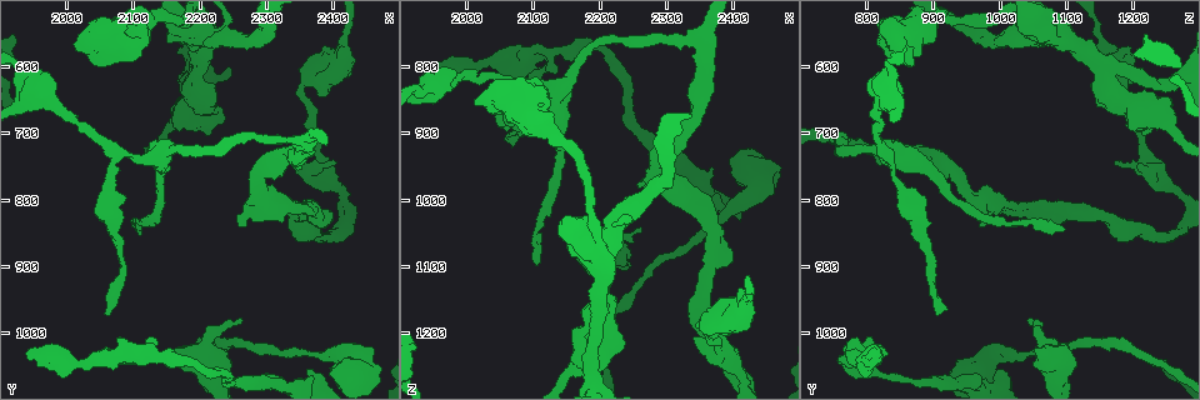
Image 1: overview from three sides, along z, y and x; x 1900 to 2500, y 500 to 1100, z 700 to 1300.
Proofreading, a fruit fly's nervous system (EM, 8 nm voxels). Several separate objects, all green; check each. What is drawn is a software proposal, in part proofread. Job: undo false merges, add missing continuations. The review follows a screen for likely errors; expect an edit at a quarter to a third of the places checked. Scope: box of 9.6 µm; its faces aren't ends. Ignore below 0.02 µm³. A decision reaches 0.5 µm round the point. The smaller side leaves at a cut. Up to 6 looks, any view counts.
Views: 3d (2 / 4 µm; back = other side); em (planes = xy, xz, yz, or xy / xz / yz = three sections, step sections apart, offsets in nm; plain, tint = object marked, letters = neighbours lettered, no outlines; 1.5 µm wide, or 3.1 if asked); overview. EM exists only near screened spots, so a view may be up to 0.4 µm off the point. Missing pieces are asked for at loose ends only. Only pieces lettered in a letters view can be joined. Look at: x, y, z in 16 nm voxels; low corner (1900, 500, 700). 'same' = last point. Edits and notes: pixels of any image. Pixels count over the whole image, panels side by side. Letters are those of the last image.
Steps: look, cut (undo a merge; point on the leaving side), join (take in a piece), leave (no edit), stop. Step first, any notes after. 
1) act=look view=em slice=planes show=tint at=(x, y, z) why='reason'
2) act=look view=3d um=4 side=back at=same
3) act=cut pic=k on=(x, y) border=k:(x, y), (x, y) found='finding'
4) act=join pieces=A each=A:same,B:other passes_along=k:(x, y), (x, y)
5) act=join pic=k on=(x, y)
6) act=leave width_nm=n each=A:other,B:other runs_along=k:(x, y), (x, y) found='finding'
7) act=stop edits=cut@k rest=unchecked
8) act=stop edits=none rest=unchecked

act=look view=3d um=4 at=(2265, 835, 970)

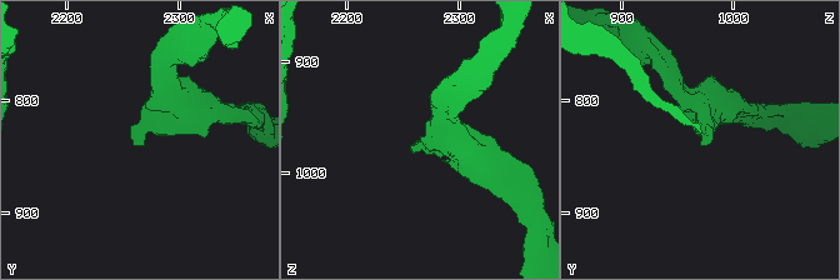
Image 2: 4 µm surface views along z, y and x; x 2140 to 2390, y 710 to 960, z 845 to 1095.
act=look view=em slice=planes show=letters at=(2268, 842, 970) why='shape alone is not enough'

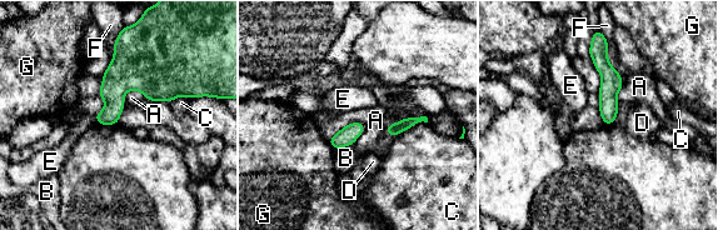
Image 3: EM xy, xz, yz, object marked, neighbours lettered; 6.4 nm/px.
act=leave each=A:other,B:other,C:other,D:other,E:other,F:other,G:other runs_along=3:(592, 53), (608, 73), (607, 121) found='none of them fits'

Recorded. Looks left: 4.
act=look view=em slice=xz step=8 show=plain at=(2410, 750, 1180) why='an open end'

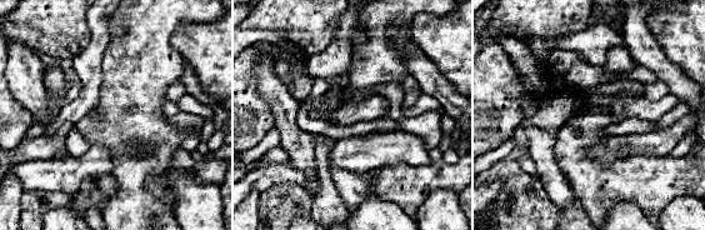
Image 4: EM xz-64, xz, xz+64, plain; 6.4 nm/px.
act=look view=em slice=xz step=8 show=letters at=same why='see the neighbours'

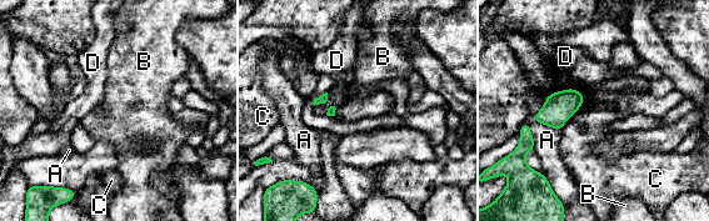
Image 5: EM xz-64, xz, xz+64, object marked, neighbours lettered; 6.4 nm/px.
act=leave each=A:other,B:other,C:other,D:other border=5:(574, 88), (584, 101), (560, 129) found='no lettered piece goes on from it'

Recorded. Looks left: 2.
act=look view=em slice=planes show=letters at=(1935, 1035, 805) why='free end'

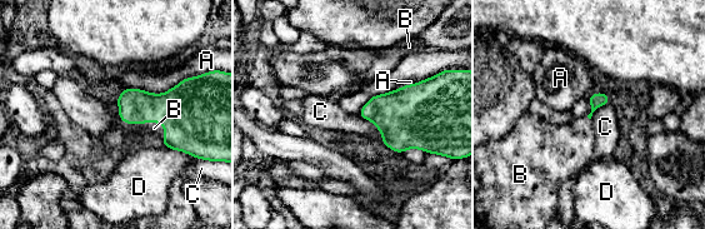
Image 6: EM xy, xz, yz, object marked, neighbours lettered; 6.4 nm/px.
act=join pic=6 on=(154, 128) each=A:other,B:same,C:other,D:other found='the cell continues'

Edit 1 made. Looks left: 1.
act=stop edits=join@6 rest=unchecked

